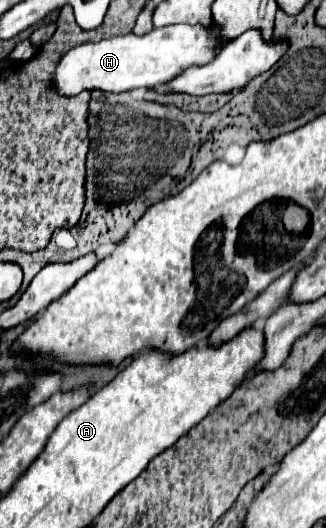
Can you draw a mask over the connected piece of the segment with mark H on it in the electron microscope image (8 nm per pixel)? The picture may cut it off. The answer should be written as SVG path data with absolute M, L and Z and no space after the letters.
M168 25L152 29L142 37L128 33L100 39L96 43L82 43L60 57L56 71L52 73L52 89L64 97L74 97L82 91L94 89L104 93L122 93L138 87L156 89L176 77L180 69L212 61L220 49L222 45L214 39L214 29L202 25Z

